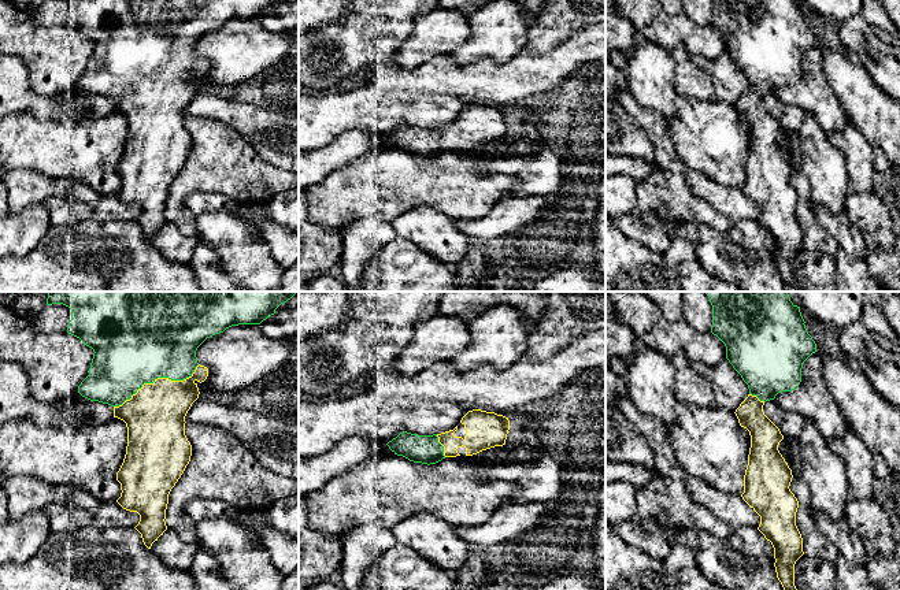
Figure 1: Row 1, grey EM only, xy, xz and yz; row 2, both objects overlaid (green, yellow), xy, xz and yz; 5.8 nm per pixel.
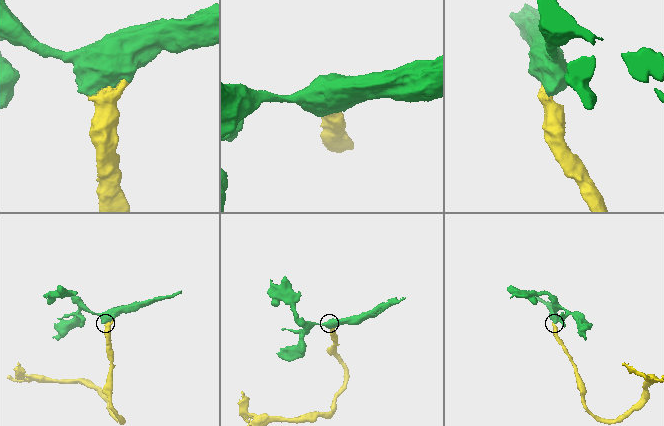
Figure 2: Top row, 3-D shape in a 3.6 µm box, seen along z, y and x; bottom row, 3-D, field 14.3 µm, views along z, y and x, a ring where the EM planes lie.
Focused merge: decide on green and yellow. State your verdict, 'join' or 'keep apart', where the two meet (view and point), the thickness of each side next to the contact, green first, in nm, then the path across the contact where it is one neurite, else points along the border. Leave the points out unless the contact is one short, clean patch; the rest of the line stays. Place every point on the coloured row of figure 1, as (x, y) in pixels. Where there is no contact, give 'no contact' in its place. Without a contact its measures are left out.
join; meets green in xy at (156, 378); 500 nm thick on the green side, 360 nm on the other

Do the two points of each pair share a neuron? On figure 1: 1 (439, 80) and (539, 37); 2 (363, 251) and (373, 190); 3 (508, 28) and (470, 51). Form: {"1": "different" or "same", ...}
{"1": "different", "2": "different", "3": "same"}

